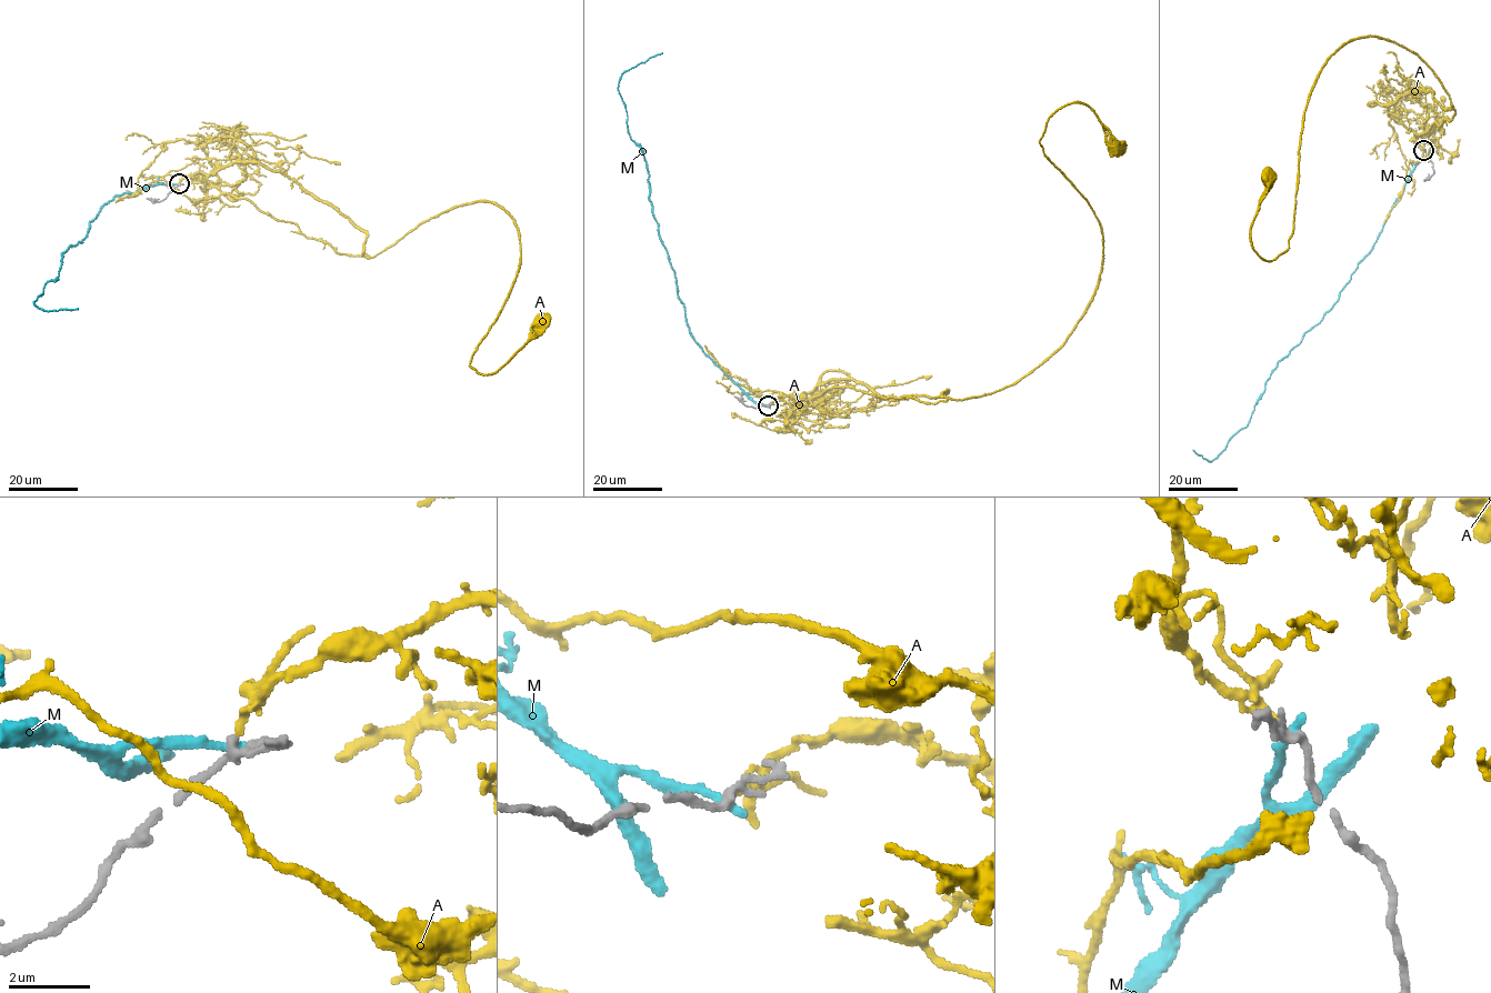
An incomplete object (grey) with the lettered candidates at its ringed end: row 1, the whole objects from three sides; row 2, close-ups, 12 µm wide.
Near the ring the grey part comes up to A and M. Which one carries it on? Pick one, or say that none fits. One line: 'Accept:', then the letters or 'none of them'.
Accept: A

